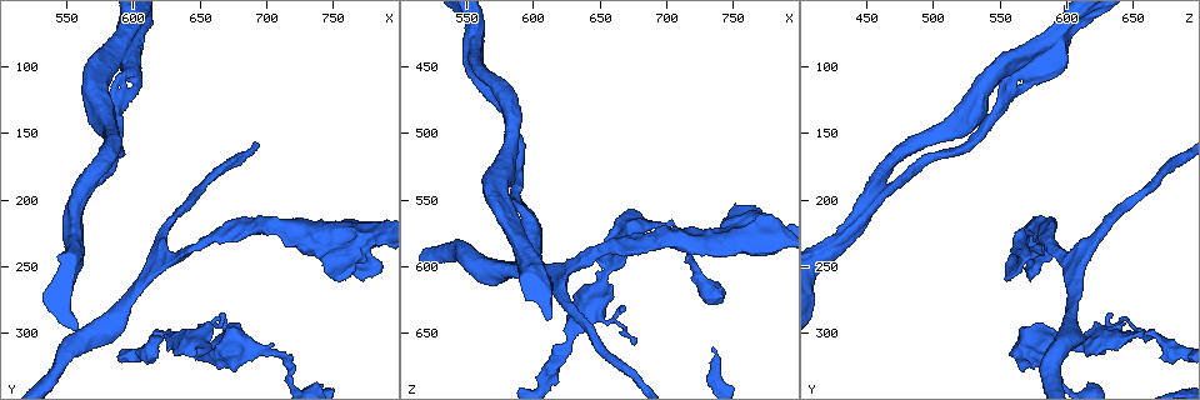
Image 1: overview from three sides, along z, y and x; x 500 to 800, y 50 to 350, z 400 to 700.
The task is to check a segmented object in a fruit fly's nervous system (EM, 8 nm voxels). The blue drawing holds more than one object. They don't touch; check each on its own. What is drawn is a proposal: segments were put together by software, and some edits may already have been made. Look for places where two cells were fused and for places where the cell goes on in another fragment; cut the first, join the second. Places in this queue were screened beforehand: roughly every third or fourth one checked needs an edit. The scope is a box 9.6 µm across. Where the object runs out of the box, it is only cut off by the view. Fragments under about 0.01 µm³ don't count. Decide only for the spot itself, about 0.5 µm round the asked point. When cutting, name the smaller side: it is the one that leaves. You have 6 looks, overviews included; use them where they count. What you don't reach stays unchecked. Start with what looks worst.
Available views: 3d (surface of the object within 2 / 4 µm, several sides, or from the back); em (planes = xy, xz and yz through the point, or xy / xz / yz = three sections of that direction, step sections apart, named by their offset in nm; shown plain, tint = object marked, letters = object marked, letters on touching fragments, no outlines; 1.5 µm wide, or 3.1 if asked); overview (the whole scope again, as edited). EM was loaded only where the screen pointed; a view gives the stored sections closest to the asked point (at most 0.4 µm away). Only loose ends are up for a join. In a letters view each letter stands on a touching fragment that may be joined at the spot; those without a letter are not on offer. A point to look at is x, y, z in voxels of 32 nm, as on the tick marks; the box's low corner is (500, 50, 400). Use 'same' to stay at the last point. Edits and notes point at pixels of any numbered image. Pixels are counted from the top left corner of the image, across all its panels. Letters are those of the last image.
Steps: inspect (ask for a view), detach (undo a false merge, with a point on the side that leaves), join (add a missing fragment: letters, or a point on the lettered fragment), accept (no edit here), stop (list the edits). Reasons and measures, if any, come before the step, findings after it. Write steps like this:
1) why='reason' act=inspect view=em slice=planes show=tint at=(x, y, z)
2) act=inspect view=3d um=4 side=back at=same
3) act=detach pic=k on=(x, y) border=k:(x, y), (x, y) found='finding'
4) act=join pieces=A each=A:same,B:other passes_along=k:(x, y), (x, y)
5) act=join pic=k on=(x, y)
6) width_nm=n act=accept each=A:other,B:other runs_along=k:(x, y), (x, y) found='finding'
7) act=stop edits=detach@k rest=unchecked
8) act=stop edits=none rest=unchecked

why='an open end' act=inspect view=em slice=planes show=tint at=(762, 256, 556)

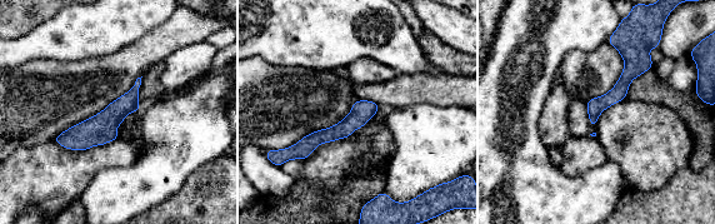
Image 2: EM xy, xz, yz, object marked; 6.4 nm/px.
act=inspect view=em slice=planes show=letters at=same

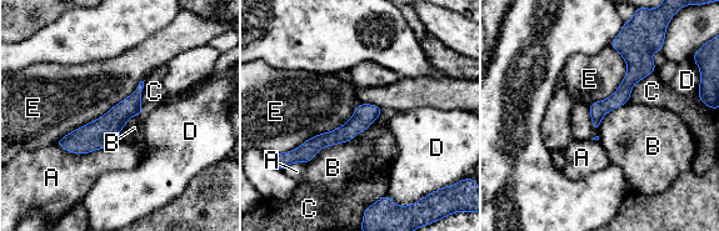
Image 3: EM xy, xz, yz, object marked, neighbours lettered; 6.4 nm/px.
longest_contact=E:700nm act=accept each=A:other,B:other,C:other,D:other,E:other runs_along=3:(138, 93), (99, 134), (61, 142) found='no lettered fragment goes on from it'

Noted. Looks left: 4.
why='sudden change in width' act=inspect view=em slice=planes show=letters at=(690, 218, 580)

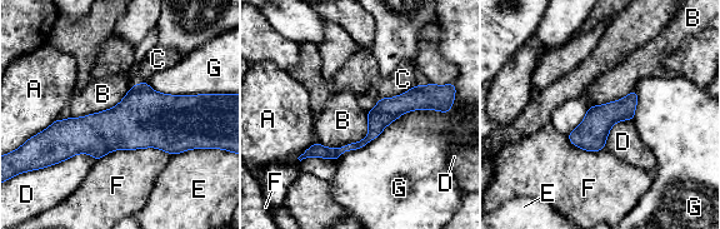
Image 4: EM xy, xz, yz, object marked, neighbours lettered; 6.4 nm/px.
longest_contact=G:750nm act=accept each=A:other,B:other,C:other,D:other,E:other,F:other,G:other border=4:(366, 111), (358, 142), (318, 142) found='continuous, no second cell'

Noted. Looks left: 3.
why='closes a loop' act=inspect view=em slice=planes show=letters at=(594, 124, 556)

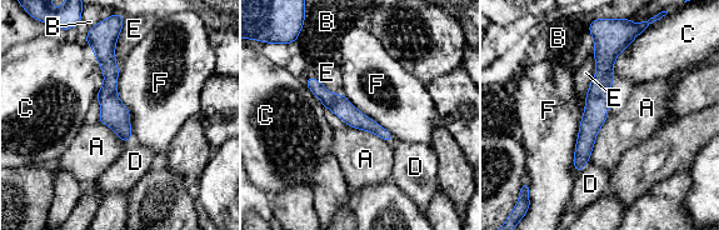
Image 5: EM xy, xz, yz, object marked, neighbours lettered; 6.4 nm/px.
act=accept each=A:other,B:other,C:other,D:other,E:other,F:other border=5:(587, 94), (574, 153), (577, 171) found='continuous, no second cell'

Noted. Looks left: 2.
act=stop edits=none rest=unchecked

